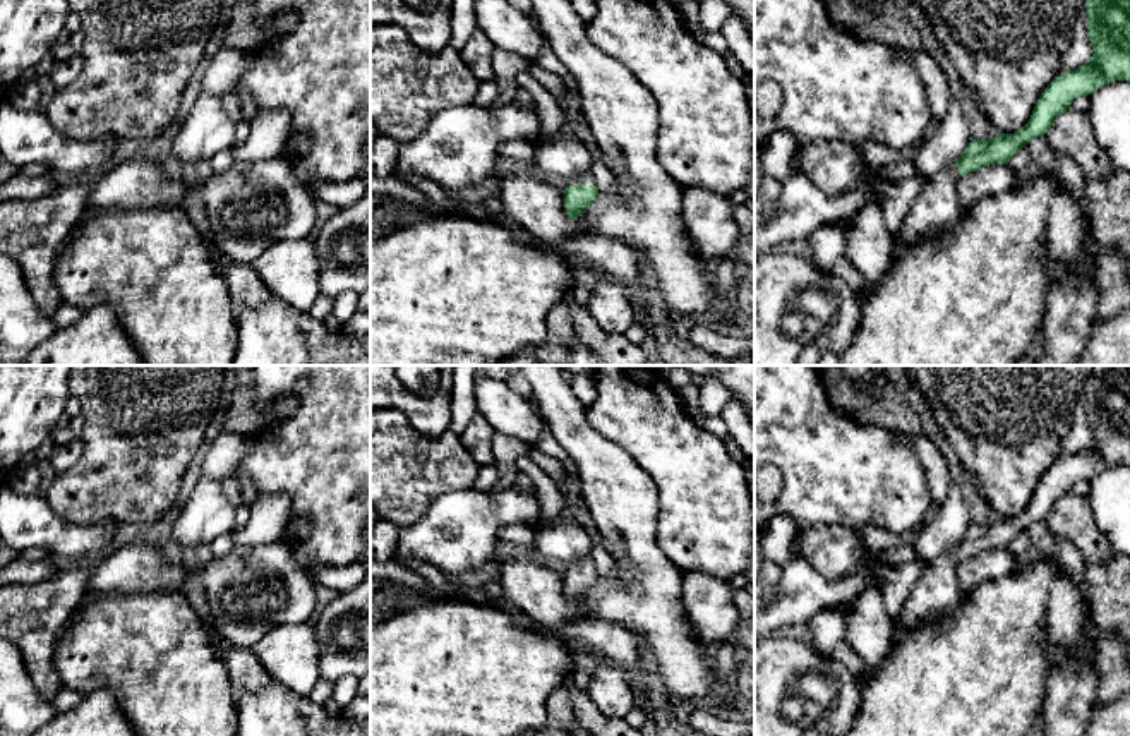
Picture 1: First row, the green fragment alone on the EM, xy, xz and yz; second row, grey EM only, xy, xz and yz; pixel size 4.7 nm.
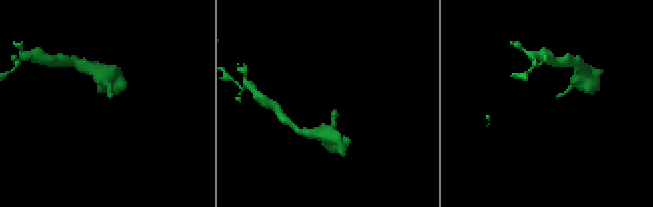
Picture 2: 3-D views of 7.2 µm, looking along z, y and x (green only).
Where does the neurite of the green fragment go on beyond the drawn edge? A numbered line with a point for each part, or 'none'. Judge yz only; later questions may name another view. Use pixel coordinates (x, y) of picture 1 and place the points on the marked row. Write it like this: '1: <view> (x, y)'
1: yz (935, 210)

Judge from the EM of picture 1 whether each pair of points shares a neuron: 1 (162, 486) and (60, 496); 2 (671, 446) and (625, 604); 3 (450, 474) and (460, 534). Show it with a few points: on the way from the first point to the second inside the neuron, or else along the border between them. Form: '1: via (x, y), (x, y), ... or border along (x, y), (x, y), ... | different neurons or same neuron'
1: via (136, 486), (86, 489) | same neuron
2: border along (633, 460), (655, 488), (659, 501), (657, 534) | different neurons
3: border along (472, 488), (453, 488), (441, 493), (422, 515) | different neurons

